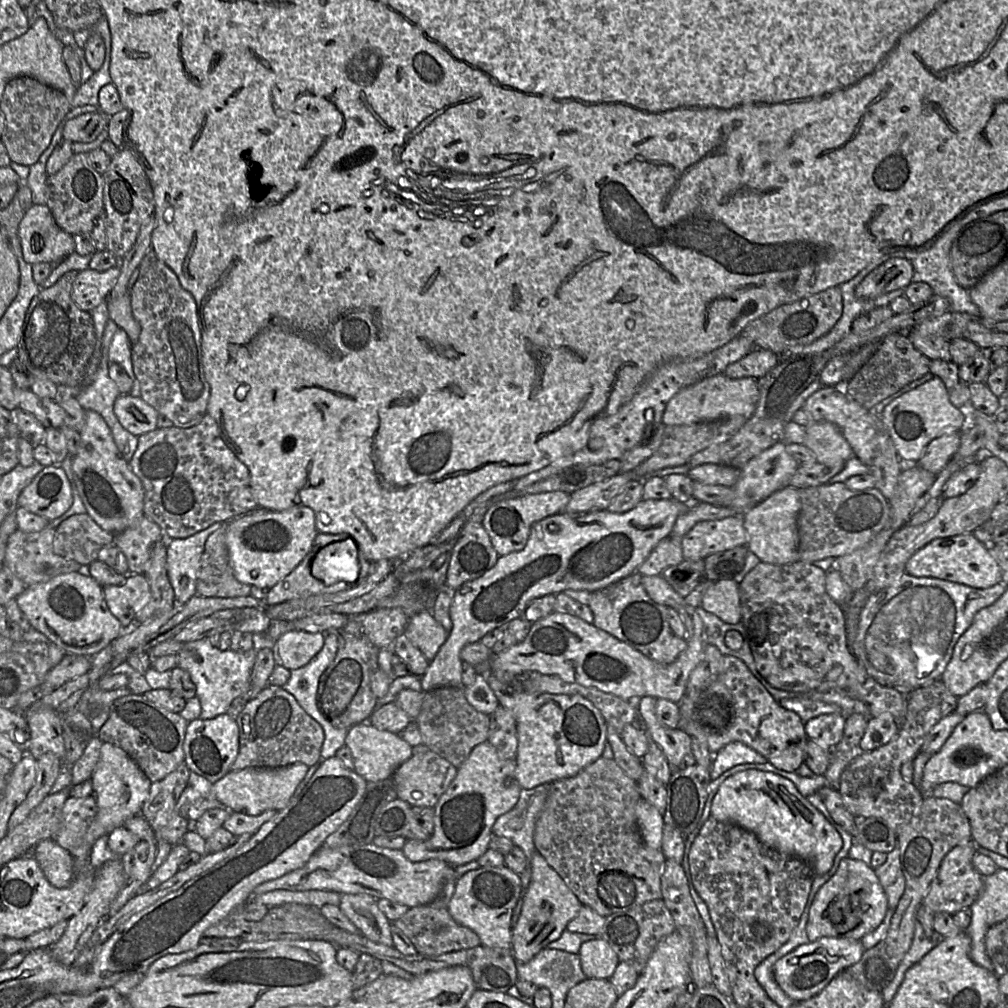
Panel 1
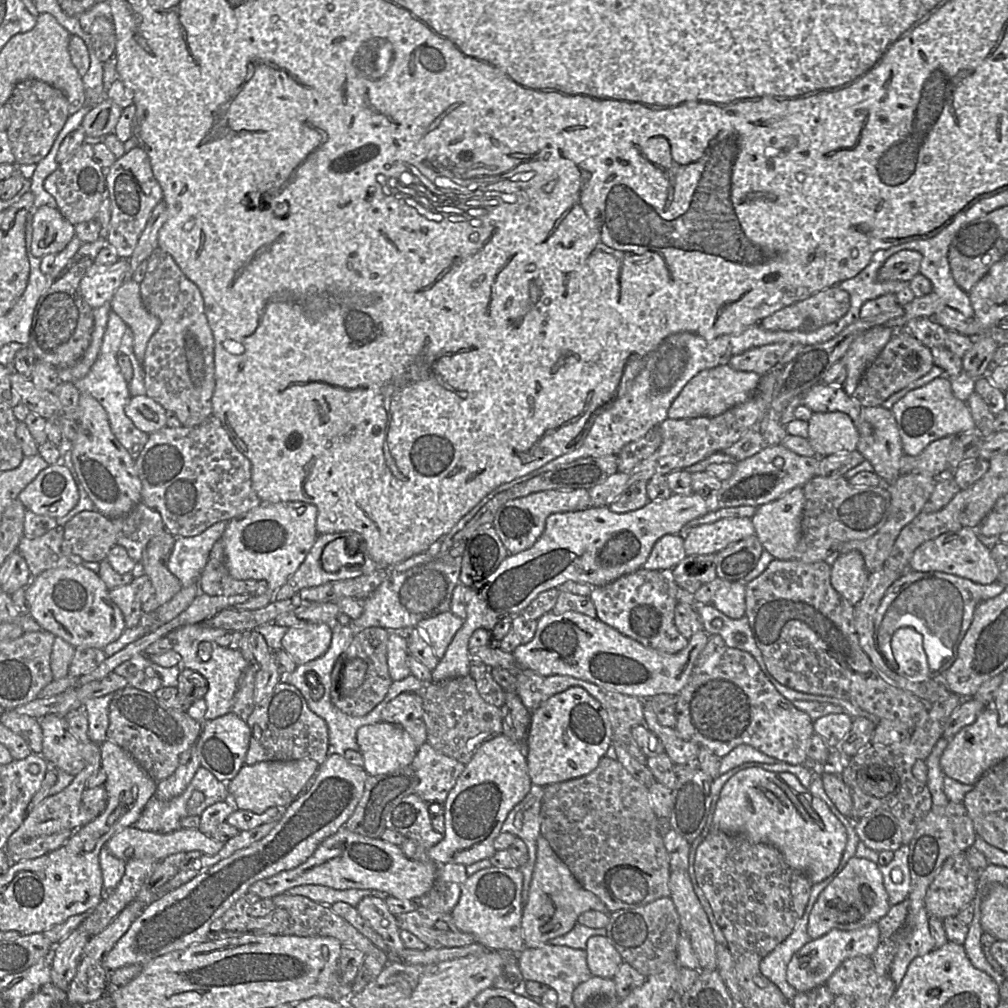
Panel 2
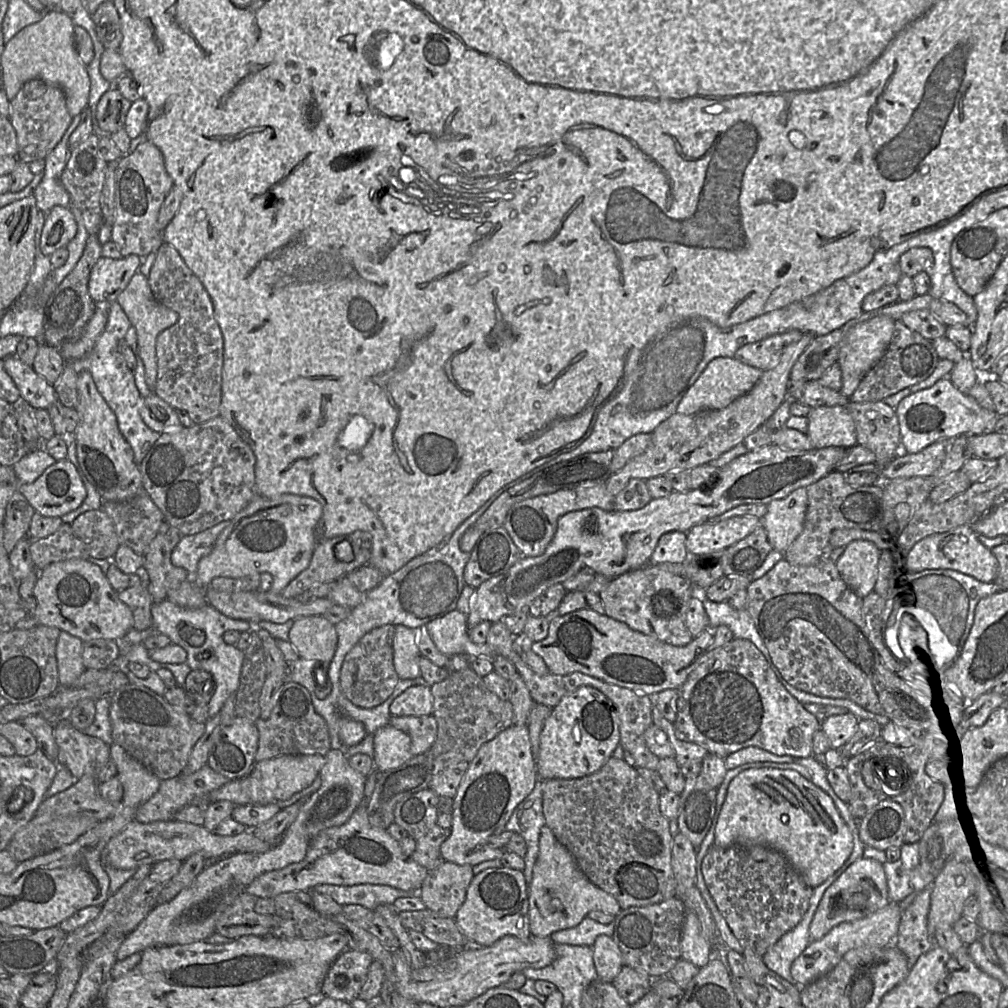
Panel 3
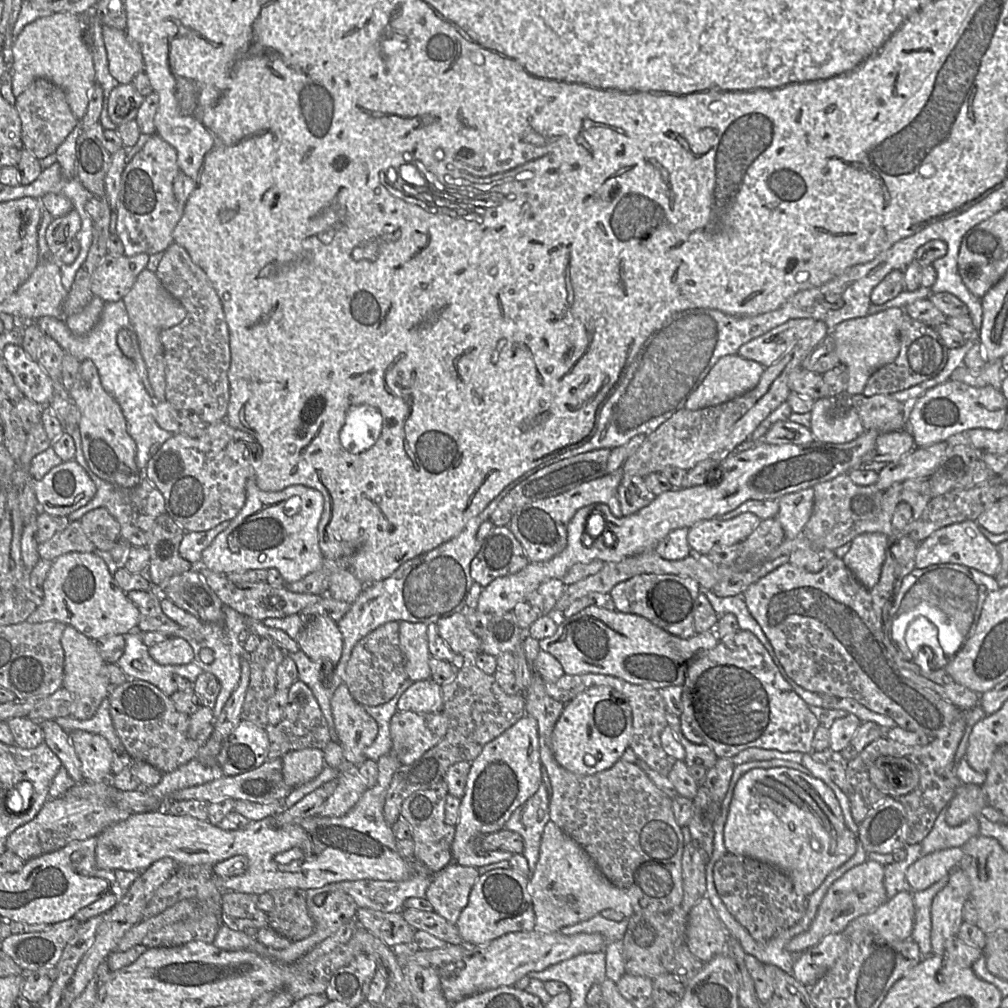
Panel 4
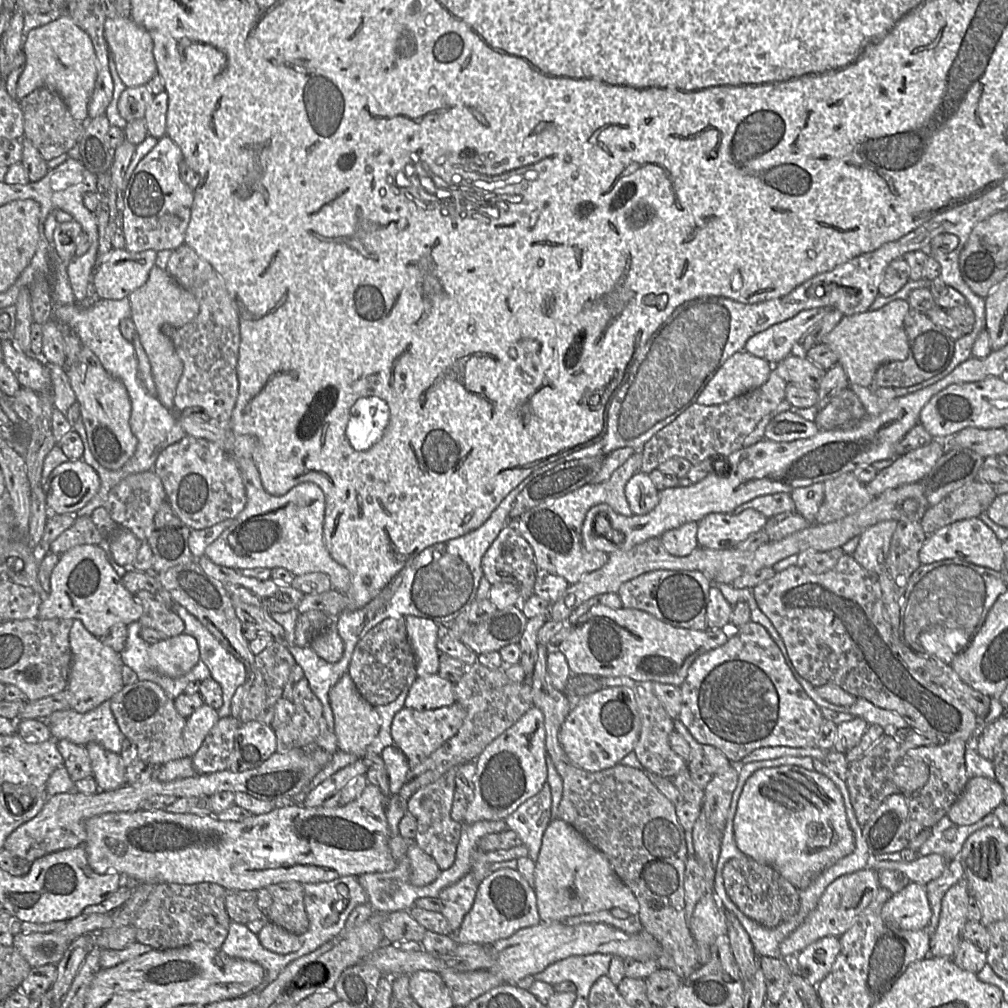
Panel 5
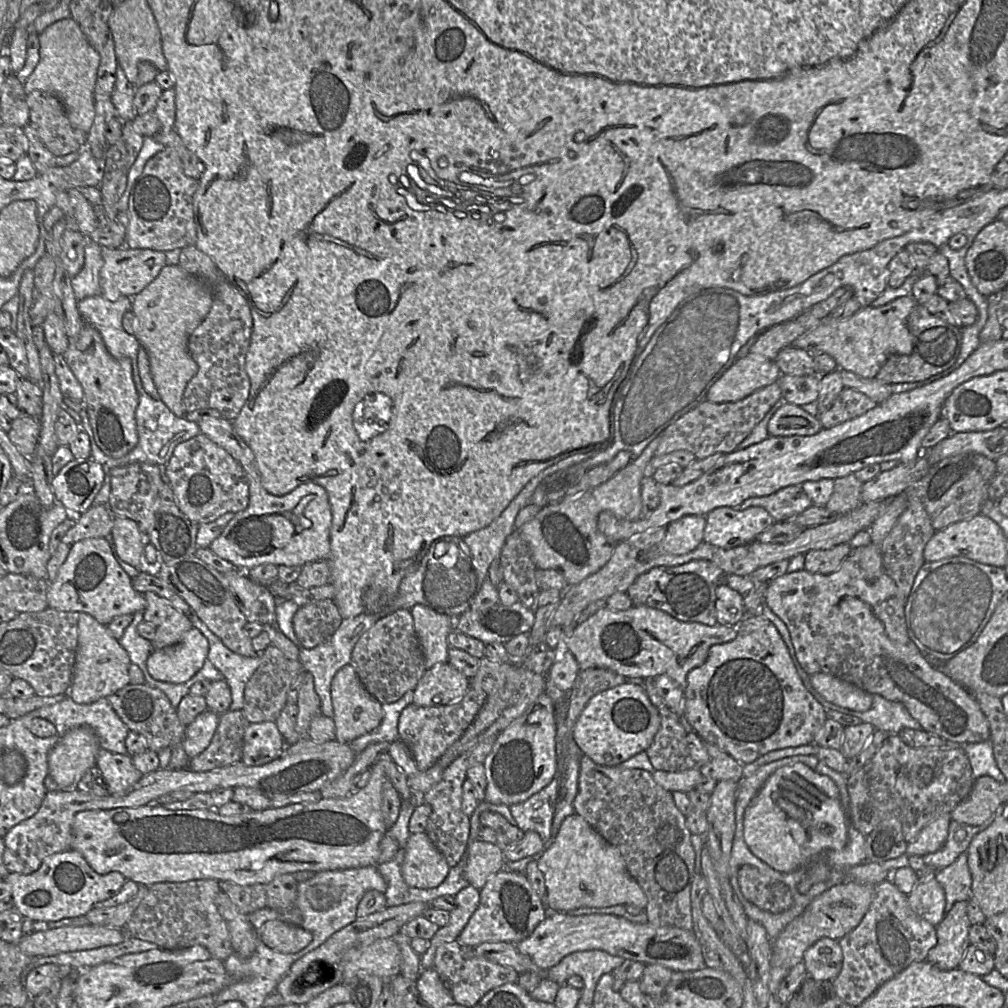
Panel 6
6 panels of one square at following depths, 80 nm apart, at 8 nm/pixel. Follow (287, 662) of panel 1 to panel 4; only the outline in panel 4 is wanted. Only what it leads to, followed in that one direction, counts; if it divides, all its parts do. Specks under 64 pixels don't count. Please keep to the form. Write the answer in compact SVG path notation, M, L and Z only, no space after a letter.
M313 615L303 617L303 624L295 641L299 649L303 651L312 660L323 660L325 668L334 668L342 655L343 637L337 622L333 621L328 616Z

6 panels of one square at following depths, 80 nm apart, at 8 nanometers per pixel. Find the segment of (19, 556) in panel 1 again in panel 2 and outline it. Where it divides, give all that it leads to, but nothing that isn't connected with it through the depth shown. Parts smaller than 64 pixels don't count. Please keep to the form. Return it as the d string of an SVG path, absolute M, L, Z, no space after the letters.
M57 526L42 536L28 538L24 536L17 551L25 559L31 579L49 569L71 568L82 565L83 559L78 555L66 555L61 550L64 528Z

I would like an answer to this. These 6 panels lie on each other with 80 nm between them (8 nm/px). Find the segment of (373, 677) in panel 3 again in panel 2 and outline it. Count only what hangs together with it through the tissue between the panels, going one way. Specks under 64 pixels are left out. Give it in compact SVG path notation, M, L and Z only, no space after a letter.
M371 627L357 634L349 647L336 660L330 679L330 699L342 712L364 716L386 696L393 683L388 669L387 650L390 631Z

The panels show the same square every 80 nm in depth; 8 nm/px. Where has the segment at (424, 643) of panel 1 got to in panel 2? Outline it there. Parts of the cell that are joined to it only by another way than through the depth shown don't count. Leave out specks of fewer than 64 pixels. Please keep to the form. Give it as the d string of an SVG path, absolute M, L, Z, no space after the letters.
M448 611L420 621L415 629L421 636L427 638L435 655L440 660L462 624L463 619Z

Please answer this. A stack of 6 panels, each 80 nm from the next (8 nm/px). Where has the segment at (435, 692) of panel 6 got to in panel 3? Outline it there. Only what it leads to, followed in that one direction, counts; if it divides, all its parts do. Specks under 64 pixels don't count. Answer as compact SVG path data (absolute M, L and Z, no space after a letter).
M421 683L409 687L390 705L391 716L425 716L432 715L433 695L431 686Z

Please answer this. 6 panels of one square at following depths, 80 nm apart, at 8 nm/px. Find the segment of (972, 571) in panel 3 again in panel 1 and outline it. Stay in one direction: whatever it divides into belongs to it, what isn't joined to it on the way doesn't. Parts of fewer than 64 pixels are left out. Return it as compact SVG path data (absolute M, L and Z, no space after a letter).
M973 533L932 540L910 557L905 572L915 577L940 578L973 588L988 588L1002 581L1001 569L990 545L979 541Z

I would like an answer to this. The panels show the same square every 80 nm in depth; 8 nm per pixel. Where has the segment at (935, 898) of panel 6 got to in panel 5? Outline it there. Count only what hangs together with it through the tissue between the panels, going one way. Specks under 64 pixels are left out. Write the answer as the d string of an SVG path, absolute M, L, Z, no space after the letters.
M913 882L893 894L881 911L881 917L890 929L925 929L931 916L932 910L927 898L926 885Z

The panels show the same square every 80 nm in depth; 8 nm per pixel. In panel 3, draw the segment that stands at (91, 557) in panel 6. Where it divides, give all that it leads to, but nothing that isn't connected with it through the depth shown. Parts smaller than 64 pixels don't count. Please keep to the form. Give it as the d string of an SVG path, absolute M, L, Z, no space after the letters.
M69 559L40 570L33 596L36 600L35 610L18 621L16 629L26 630L41 624L68 632L83 642L119 640L133 629L131 609L119 599L103 570L88 560Z

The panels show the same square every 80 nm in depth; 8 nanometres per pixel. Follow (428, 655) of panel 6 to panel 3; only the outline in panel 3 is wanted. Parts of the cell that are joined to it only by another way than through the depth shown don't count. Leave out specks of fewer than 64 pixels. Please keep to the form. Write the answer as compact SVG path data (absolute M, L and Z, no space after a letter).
M397 625L395 629L393 663L399 679L420 678L421 671L418 664L421 656L418 647L420 630L404 625Z

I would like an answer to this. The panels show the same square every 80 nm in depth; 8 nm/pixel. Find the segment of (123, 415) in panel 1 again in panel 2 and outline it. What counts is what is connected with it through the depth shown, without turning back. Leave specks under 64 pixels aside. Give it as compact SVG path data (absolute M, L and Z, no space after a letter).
M146 395L131 397L125 413L138 429L149 434L165 427L168 417L168 411Z

